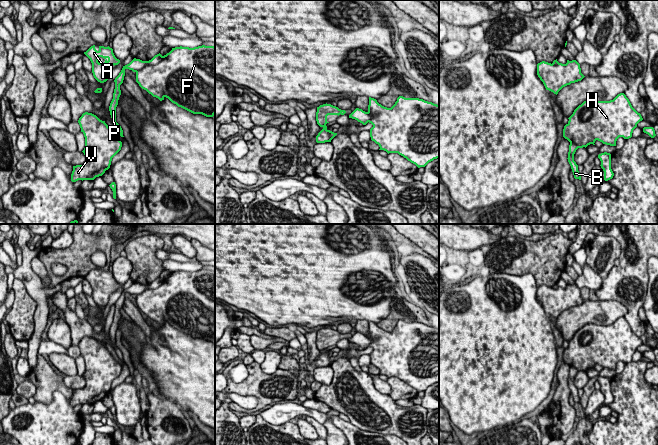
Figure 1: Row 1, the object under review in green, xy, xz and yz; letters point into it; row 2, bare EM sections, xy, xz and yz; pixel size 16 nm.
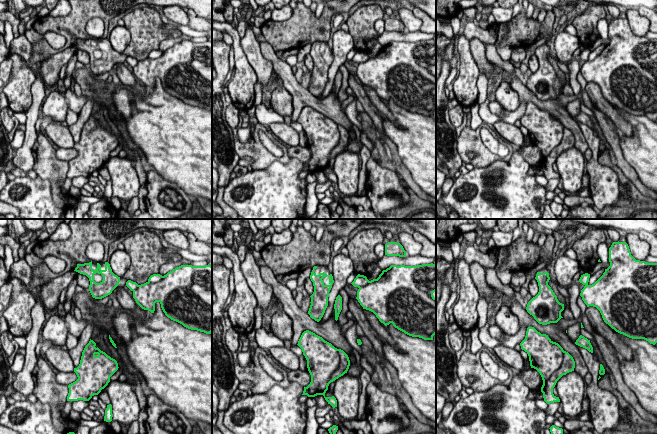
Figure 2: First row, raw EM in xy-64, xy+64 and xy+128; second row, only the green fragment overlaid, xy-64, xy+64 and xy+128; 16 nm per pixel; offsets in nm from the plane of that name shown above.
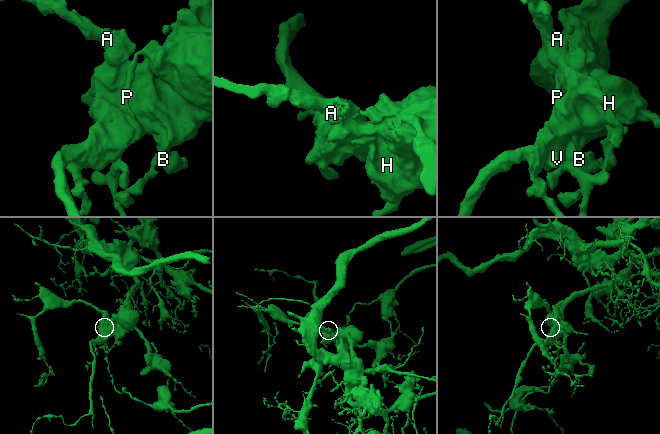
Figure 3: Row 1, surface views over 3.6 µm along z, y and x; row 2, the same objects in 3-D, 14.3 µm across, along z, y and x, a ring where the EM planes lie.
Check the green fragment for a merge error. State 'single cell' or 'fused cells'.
fused cells

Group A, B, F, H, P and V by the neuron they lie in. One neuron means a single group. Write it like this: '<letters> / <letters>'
A F H V / B P

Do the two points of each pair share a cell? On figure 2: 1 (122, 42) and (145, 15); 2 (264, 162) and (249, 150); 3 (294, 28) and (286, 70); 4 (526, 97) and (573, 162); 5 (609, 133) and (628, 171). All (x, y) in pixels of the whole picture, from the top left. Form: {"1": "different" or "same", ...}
{"1": "different", "2": "same", "3": "different", "4": "different", "5": "same"}

